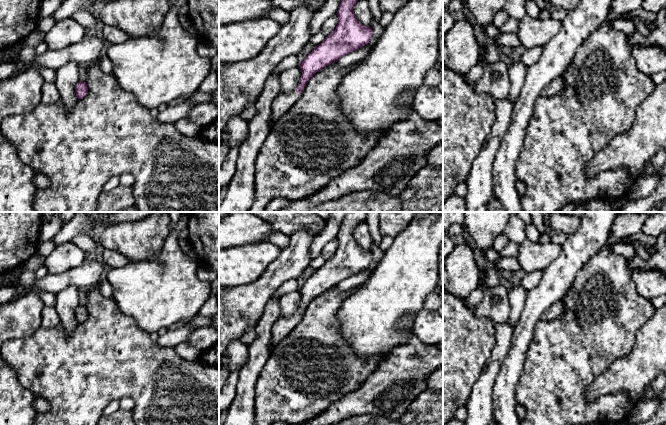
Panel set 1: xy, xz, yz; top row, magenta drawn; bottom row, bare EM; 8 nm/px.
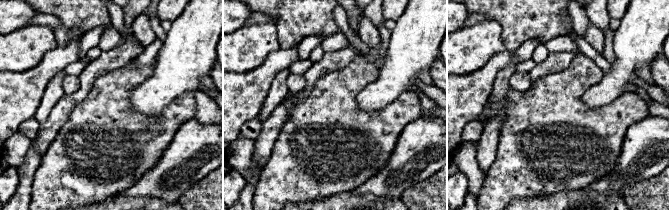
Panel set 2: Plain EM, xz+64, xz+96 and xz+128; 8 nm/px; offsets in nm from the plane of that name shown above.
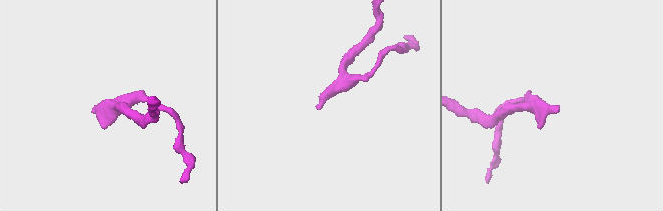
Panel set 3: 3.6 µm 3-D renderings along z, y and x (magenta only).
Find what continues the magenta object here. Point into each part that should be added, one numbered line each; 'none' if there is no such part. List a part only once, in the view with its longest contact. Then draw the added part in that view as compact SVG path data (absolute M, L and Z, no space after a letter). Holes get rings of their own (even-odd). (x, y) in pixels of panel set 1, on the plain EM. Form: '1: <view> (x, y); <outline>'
1: xz (283, 326); M280 317L272 327L271 349L273 349L280 341L282 341L301 321L302 317ZM270 349L270 350L271 350Z

